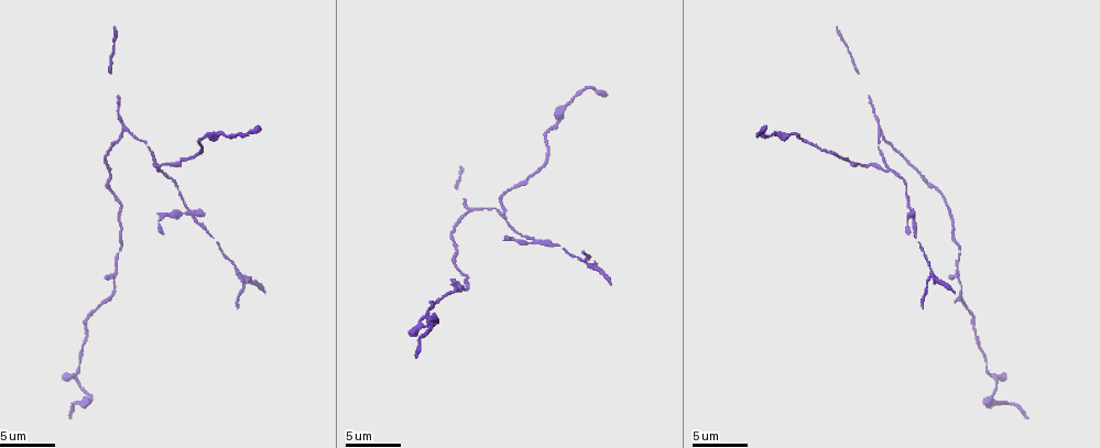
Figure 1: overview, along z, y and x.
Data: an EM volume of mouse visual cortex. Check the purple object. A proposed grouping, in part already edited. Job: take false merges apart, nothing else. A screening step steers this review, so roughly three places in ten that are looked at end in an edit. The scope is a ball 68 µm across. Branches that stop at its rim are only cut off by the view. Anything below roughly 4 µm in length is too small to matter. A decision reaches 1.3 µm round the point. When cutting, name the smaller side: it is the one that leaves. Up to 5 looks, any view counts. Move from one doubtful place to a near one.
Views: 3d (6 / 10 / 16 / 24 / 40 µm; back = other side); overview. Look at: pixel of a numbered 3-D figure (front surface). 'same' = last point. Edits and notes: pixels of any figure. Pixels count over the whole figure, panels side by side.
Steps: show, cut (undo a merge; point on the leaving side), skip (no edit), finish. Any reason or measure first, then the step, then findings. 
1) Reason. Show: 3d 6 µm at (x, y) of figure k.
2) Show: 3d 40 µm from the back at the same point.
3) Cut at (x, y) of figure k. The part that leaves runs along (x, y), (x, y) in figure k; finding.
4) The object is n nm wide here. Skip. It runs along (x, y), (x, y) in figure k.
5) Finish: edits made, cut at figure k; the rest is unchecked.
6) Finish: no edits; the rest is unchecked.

Side arm on a straight run. Show: 3d 10 µm at (505, 208) of figure 1.

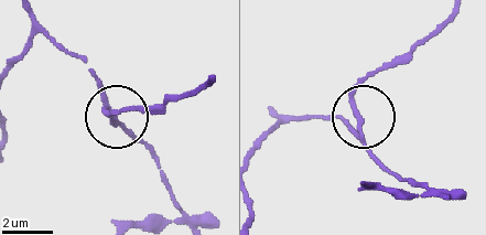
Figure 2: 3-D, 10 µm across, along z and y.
Show: 3d 10 µm from the back at (361, 122) of figure 2.

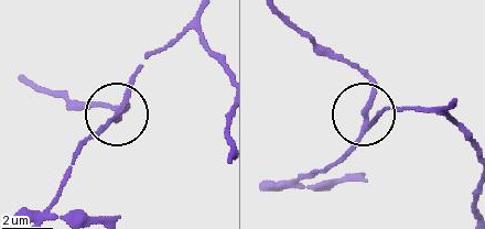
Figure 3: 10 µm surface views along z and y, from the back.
Cut at (370, 95) of figure 3. Two cells meet here.

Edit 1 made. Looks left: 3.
Show: 3d 6 µm at (536, 241) of figure 1.

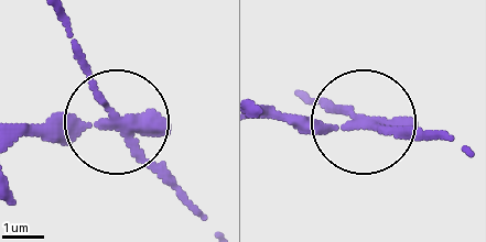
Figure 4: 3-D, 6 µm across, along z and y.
The object is 240 nm wide here. Cut at (63, 119) of figure 4. The part that leaves runs along (126, 121), (55, 121), (13, 143) in figure 4; two cells meet here.

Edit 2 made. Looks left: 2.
Finish: edits made, cut at figure 3, cut at figure 4; the rest is unchecked.

